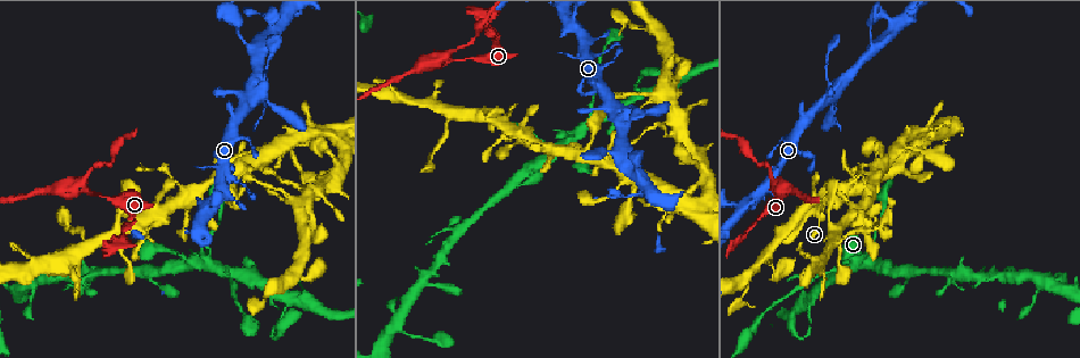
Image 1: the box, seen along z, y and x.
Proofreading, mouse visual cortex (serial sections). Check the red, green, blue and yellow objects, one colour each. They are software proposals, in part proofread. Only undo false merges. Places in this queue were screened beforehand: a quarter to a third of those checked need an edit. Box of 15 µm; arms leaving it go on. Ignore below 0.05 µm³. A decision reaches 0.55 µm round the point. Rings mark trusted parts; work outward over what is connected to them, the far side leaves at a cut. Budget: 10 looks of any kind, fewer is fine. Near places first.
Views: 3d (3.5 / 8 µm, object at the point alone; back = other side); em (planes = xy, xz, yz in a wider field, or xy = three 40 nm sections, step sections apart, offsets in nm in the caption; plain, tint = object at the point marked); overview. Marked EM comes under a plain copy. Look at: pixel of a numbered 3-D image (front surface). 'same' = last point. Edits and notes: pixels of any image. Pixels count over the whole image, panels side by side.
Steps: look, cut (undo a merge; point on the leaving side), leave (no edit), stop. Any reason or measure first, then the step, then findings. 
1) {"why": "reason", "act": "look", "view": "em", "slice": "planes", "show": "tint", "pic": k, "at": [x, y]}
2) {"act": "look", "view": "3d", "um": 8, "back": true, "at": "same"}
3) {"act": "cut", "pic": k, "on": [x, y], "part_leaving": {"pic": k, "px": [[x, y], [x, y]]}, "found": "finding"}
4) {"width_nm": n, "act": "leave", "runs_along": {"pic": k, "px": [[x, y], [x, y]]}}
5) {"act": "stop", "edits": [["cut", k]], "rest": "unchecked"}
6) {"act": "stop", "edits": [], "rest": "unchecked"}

{"why": "four or more arms meet", "act": "look", "view": "3d", "um": 3.5, "pic": 1, "at": [873, 171]}

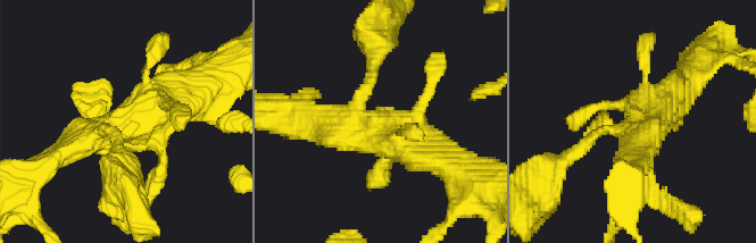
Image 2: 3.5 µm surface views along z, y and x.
{"act": "leave", "runs_along": {"pic": 2, "px": [[204, 84], [134, 126], [75, 144]]}, "found": "all the same cell"}

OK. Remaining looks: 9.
{"why": "four arms meet", "act": "look", "view": "3d", "um": 3.5, "pic": 1, "at": [450, 60]}

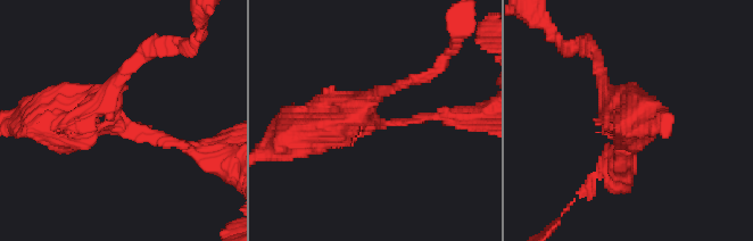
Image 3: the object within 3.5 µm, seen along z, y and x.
{"arms": 4, "arm_widths_nm": [100, 200, 350, 350], "act": "look", "view": "em", "slice": "planes", "show": "tint", "pic": 3, "at": [372, 120]}

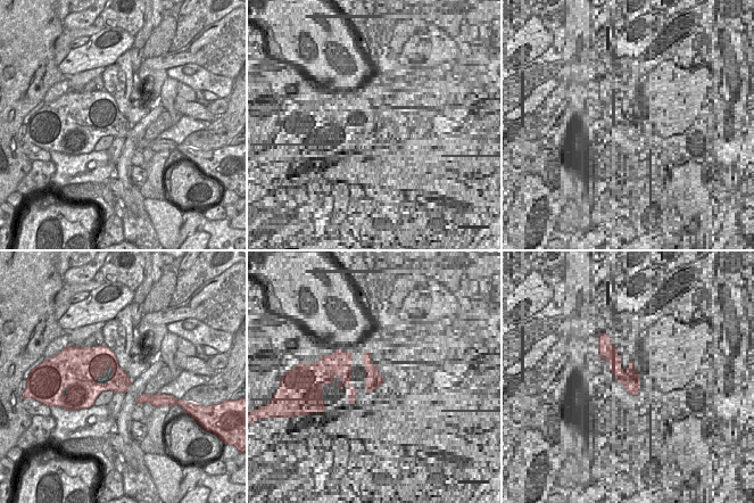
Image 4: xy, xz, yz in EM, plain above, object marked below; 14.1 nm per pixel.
{"act": "leave", "runs_along": {"pic": 3, "px": [[190, 151], [50, 116]]}, "found": "all the same cell"}

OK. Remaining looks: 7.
{"why": "four arms meet", "act": "look", "view": "em", "slice": "xy", "step": 2, "show": "tint", "pic": 1, "at": [835, 99]}

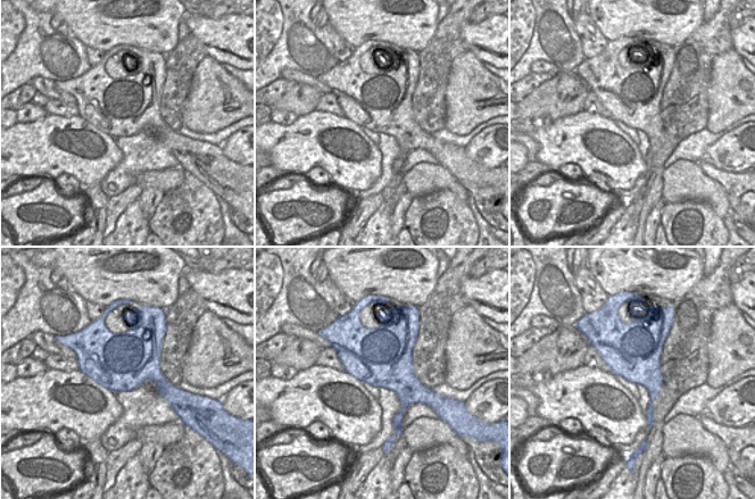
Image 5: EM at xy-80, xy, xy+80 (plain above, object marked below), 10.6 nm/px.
{"act": "look", "view": "3d", "um": 3.5, "at": "same"}

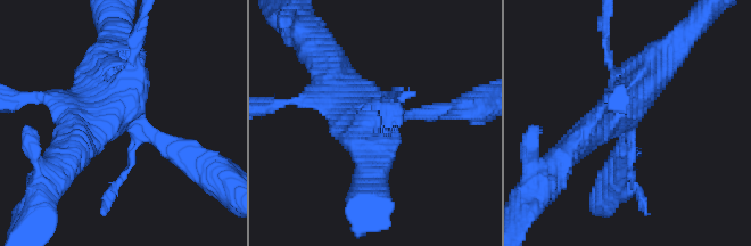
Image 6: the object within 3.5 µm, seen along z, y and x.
{"width_nm": 650, "act": "leave", "runs_along": {"pic": 6, "px": [[576, 144], [634, 101], [675, 46]]}, "found": "all the same cell"}

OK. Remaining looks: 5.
{"why": "thin neck", "act": "look", "view": "3d", "um": 3.5, "pic": 1, "at": [600, 154]}

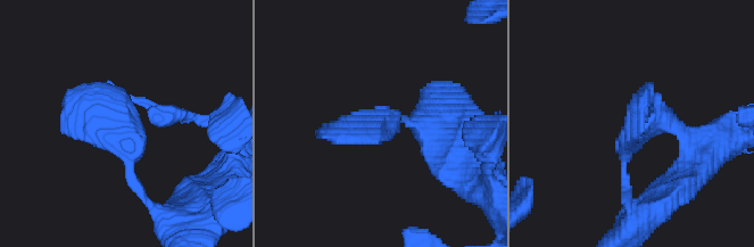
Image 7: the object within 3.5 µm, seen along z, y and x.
{"act": "look", "view": "em", "slice": "xy", "step": 1, "show": "tint", "pic": 7, "at": [627, 131]}

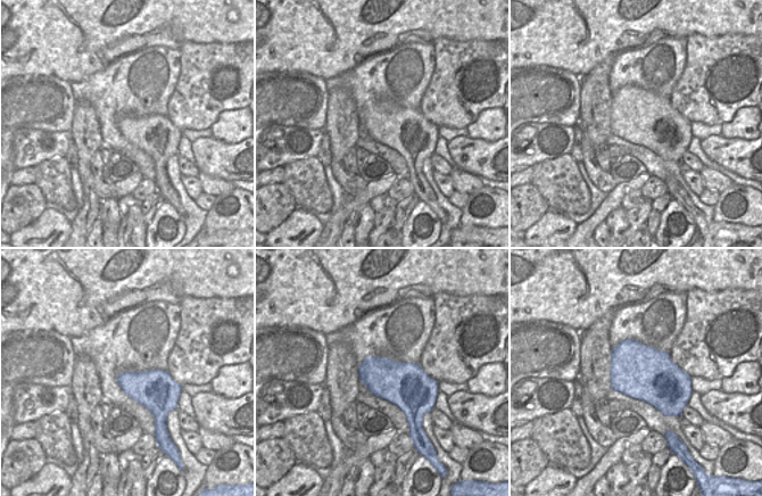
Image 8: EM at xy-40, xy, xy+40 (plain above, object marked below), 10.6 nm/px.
{"width_nm": 460, "act": "leave", "runs_along": {"pic": 7, "px": [[629, 200], [626, 140], [646, 106]]}, "found": "all the same cell"}

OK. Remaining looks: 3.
{"act": "stop", "edits": [], "rest": "unchecked"}

